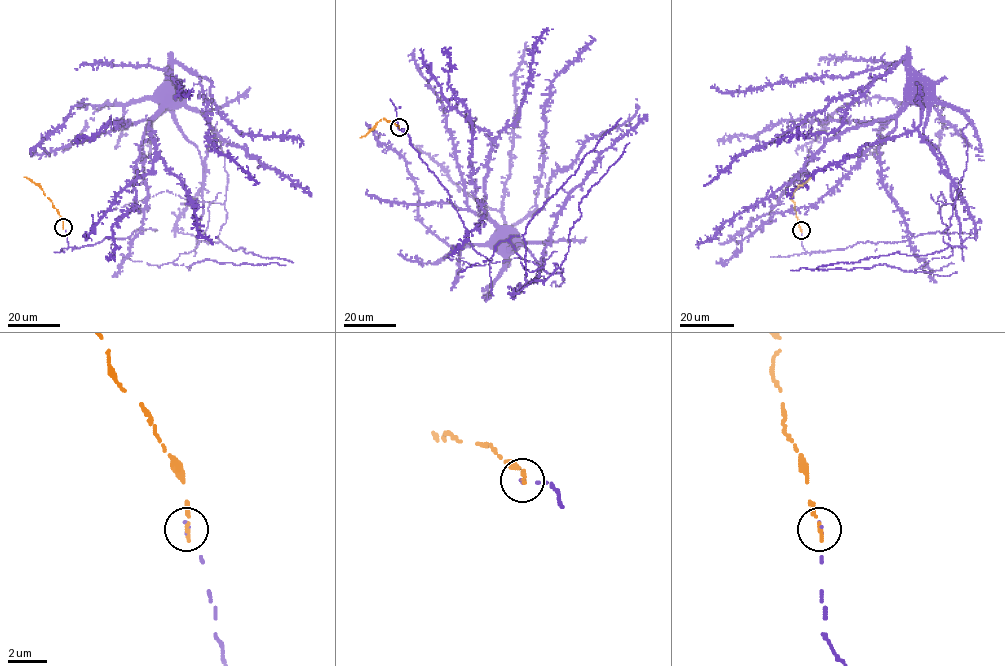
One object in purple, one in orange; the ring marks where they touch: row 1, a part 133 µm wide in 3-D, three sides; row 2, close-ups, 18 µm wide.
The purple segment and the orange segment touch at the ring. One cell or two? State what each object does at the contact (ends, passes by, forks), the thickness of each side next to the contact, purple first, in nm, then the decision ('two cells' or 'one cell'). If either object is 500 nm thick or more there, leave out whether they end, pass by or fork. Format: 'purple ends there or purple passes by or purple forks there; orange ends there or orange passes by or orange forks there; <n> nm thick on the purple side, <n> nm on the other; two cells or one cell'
purple ends there; orange ends there; 110 nm thick on the purple side, 200 nm on the other; one cell

